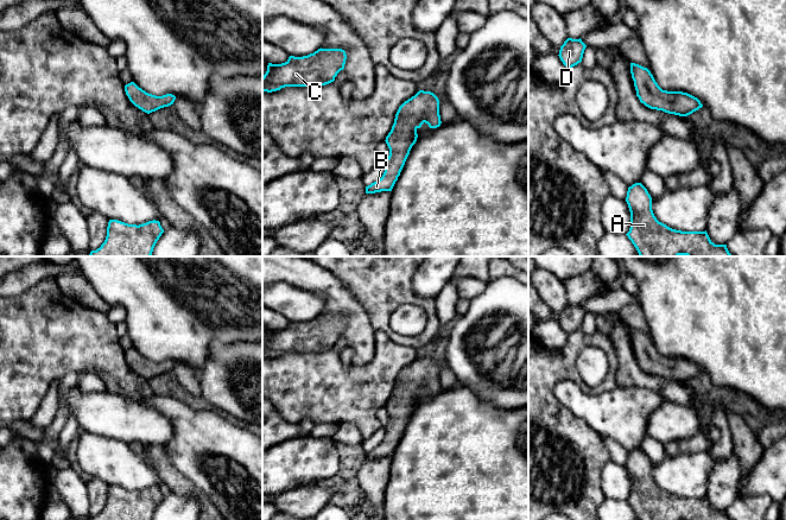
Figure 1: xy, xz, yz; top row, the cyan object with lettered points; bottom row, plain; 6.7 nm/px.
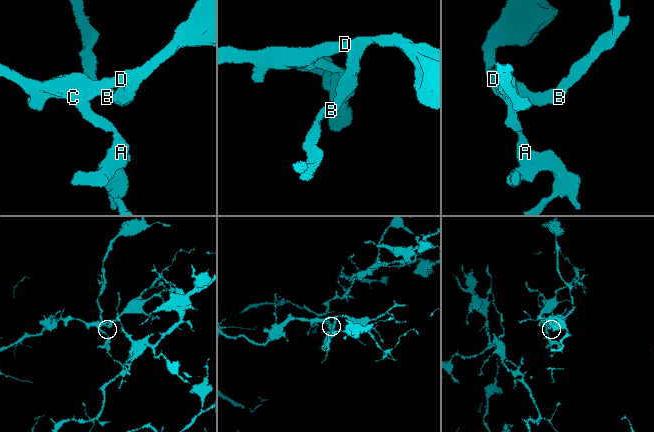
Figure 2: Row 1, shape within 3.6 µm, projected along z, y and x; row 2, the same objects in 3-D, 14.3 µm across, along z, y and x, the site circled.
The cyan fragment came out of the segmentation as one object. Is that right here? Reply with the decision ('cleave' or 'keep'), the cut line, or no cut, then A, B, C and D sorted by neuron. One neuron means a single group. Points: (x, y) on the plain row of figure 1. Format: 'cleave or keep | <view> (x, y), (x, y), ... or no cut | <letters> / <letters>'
keep | no cut | A B C D

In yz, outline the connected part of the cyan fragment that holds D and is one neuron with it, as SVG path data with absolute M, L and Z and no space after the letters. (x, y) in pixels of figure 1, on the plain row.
M568 304L559 316L559 324L563 330L570 335L582 328L587 311L582 305Z

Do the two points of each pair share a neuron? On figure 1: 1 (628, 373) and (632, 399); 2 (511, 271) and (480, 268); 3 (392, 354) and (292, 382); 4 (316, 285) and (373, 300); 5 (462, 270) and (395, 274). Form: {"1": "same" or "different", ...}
{"1": "different", "2": "different", "3": "same", "4": "different", "5": "different"}

